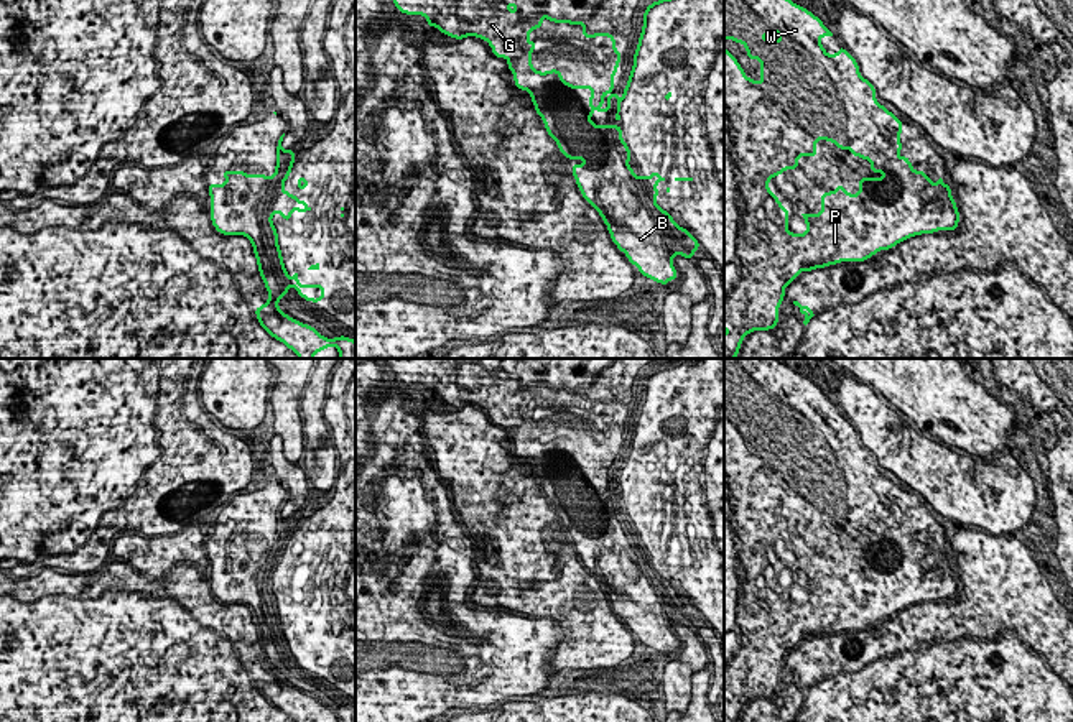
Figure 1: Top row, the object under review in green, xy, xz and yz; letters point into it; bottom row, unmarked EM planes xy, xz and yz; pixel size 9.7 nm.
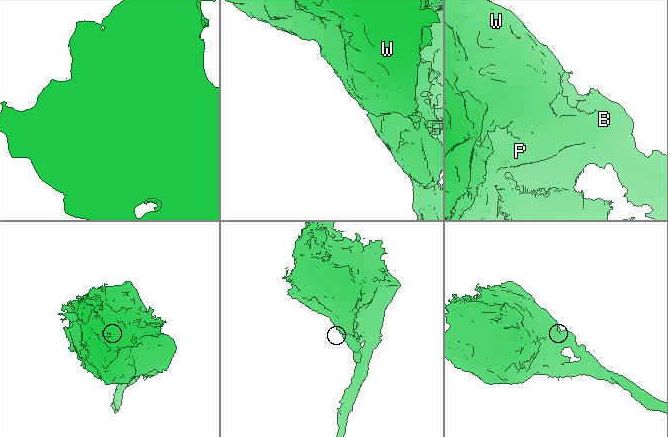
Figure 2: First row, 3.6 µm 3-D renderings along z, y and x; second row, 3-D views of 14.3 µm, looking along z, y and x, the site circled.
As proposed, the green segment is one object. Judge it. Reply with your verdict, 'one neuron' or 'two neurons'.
one neuron

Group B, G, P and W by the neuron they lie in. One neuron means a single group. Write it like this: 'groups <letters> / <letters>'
groups B G P W

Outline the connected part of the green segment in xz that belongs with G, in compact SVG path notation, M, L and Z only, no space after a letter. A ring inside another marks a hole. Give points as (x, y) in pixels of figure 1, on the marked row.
M393 0L398 12L426 16L428 26L436 26L449 38L464 39L477 36L492 48L495 58L505 58L513 74L515 87L532 95L535 112L541 117L551 140L568 160L584 160L584 164L571 164L573 176L583 197L602 217L614 245L625 253L640 275L667 285L678 280L673 268L673 257L694 258L699 242L688 229L680 227L673 217L657 204L660 192L657 184L665 181L658 171L642 178L629 166L632 158L627 141L622 140L620 125L596 125L594 113L611 110L611 95L617 97L615 120L620 120L620 102L627 97L637 56L647 28L647 15L652 7L673 0ZM545 16L553 23L583 25L586 39L609 36L612 51L617 54L611 89L602 90L601 104L594 105L594 86L571 86L563 81L558 69L540 72L532 66L535 41L528 35L543 26Z

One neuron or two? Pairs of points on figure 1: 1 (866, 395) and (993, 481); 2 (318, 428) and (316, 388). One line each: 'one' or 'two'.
1: one
2: one

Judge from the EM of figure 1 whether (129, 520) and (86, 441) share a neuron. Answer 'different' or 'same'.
same

